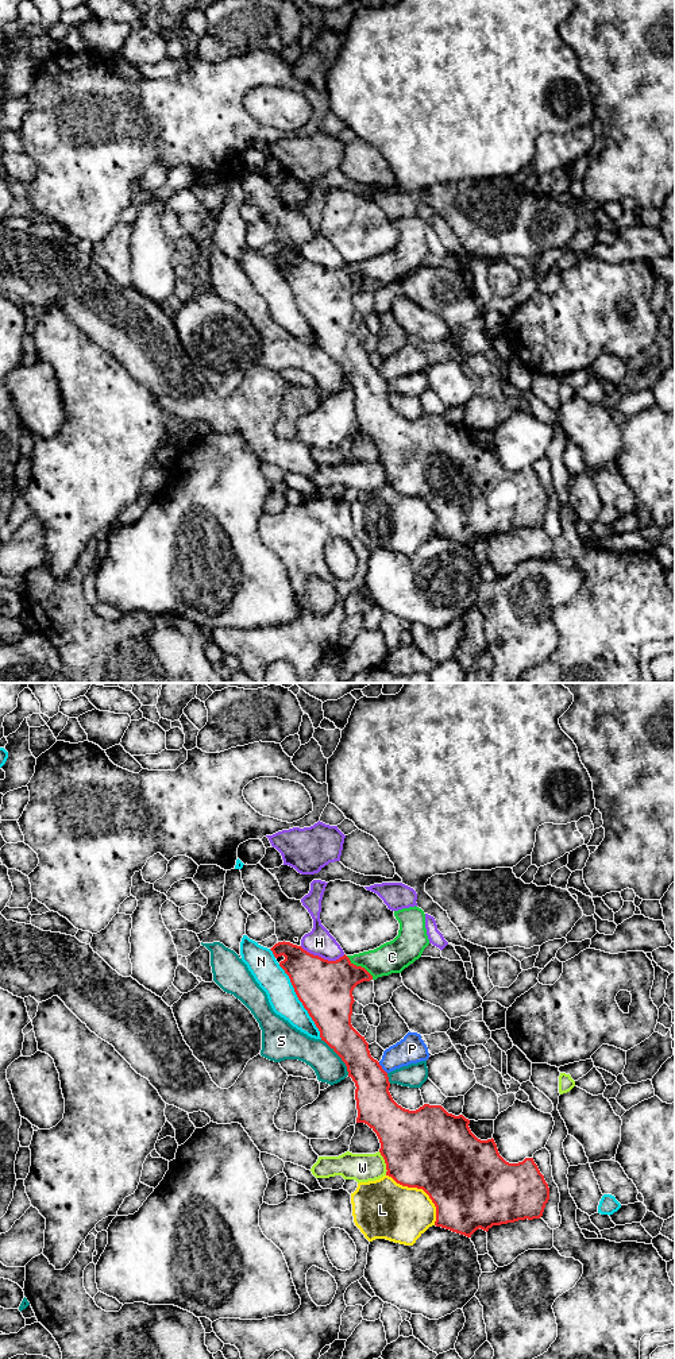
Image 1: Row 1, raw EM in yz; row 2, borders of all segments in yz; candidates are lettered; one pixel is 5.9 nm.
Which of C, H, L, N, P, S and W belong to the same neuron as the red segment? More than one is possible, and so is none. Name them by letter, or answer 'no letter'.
H

